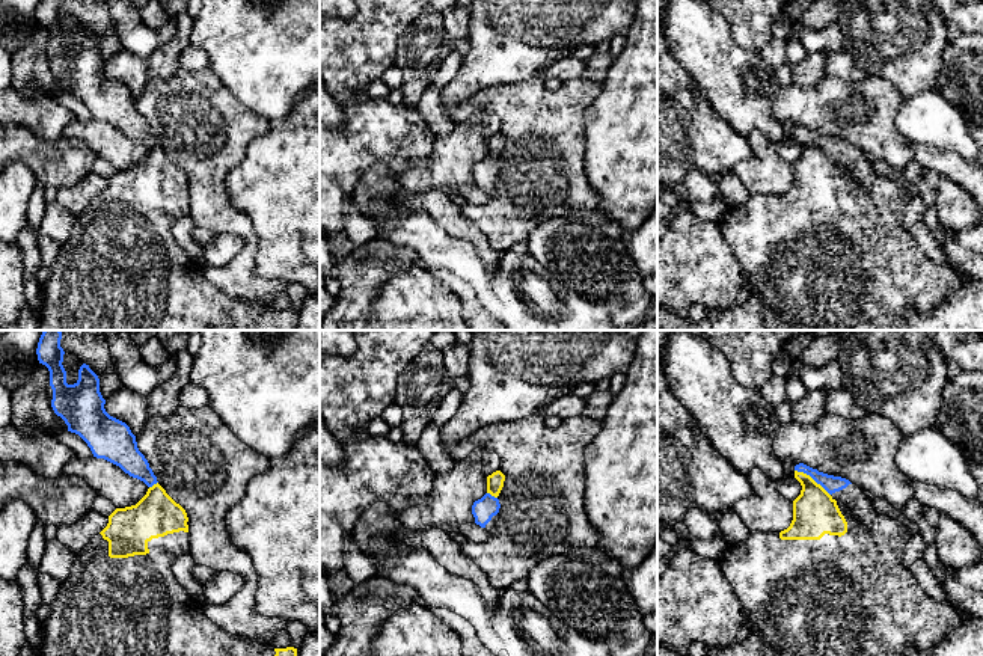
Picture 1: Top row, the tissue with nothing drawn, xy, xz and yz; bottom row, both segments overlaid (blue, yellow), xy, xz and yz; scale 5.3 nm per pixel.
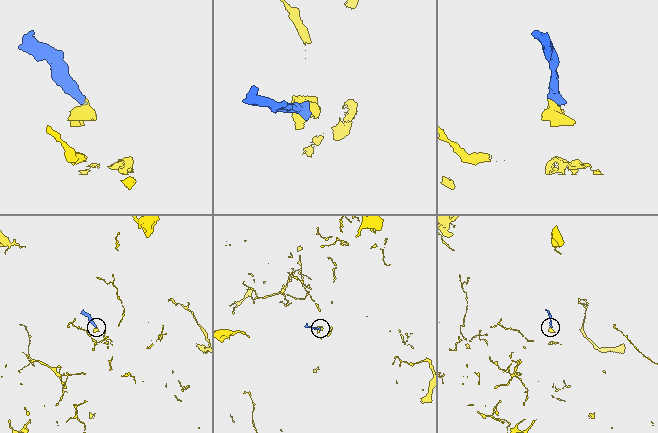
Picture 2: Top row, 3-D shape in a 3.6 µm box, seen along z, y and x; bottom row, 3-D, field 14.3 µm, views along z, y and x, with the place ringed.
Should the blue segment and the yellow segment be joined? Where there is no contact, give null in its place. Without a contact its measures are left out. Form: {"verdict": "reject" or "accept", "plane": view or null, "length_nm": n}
{"verdict": "accept", "plane": "yz", "length_nm": 240}

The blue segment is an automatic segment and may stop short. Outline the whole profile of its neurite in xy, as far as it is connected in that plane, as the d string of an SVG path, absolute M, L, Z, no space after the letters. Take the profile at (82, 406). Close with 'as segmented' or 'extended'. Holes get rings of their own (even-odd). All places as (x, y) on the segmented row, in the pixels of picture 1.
M44 330L36 348L39 363L50 371L54 413L65 421L68 431L87 443L93 457L119 466L149 489L136 505L116 508L107 526L75 553L51 615L42 623L38 656L297 656L294 647L271 648L226 632L179 585L172 564L188 550L187 513L158 484L130 427L106 412L100 379L89 365L80 366L74 385L66 383L60 339L60 330Z; extended

